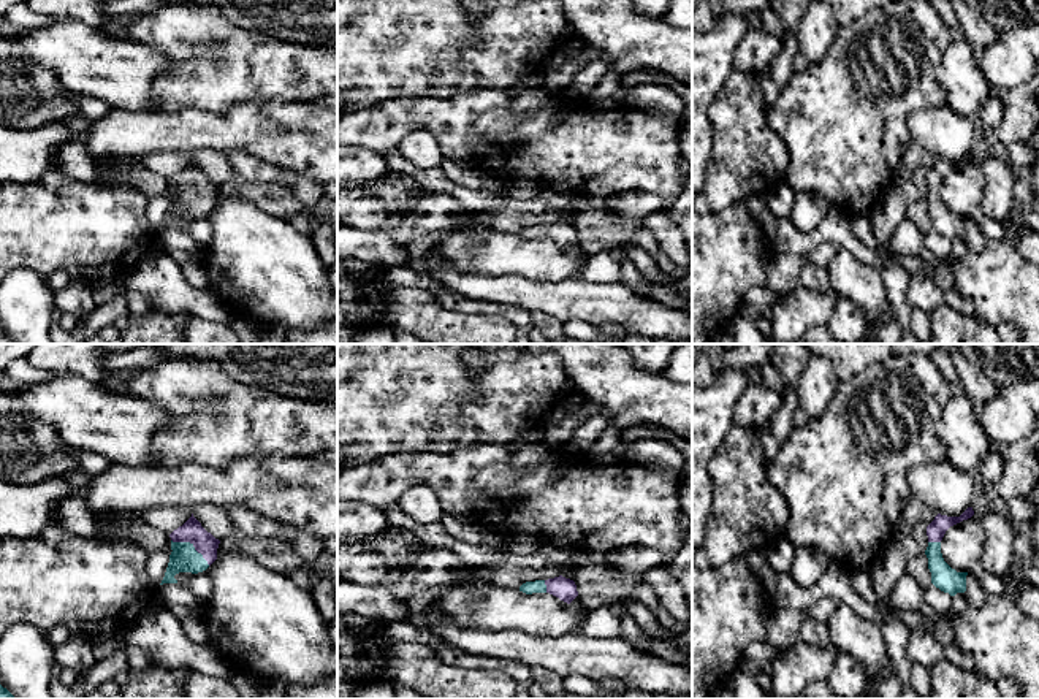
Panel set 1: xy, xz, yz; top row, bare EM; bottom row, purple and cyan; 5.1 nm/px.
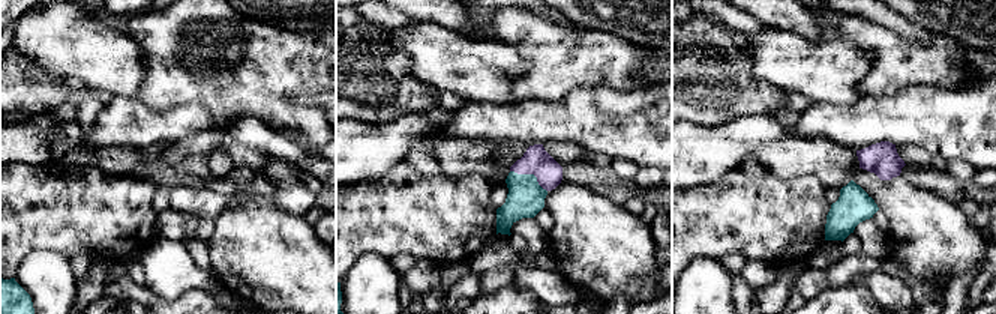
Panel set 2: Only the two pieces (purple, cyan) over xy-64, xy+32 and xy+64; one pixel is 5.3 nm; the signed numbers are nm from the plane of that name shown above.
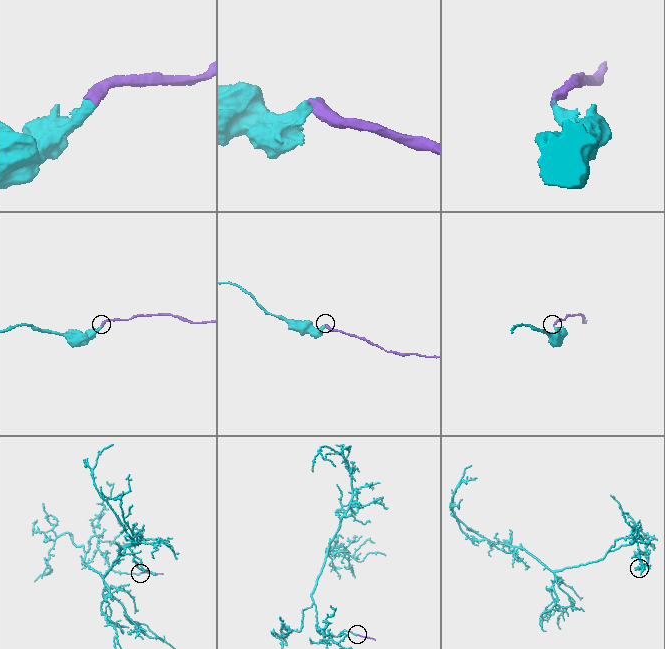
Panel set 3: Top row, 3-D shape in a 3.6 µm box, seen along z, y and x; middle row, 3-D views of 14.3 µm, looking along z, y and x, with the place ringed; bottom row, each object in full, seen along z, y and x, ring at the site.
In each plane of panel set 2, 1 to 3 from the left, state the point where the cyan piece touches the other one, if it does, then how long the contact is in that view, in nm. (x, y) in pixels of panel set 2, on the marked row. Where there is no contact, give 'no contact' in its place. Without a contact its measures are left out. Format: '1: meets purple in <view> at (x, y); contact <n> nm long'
1: no contact
2: meets purple in xy+32 at (530, 173); contact 240 nm long
3: no contact

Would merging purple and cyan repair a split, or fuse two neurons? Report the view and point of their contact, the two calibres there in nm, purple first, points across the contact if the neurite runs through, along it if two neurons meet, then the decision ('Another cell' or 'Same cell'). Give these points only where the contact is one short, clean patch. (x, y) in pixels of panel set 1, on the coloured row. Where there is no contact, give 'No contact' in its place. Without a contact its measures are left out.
Touches purple at xy (194, 546). Thickness 120 nm (purple) against 140 nm. Path across: xy (192, 531), (194, 546), (184, 558). Same cell

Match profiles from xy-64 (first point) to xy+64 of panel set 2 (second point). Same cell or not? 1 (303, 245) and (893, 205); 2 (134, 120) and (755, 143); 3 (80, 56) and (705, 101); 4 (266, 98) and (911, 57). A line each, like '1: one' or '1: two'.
1: one
2: two
3: two
4: one

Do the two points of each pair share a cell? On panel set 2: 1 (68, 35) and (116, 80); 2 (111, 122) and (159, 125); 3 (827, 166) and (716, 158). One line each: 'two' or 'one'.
1: one
2: one
3: one

